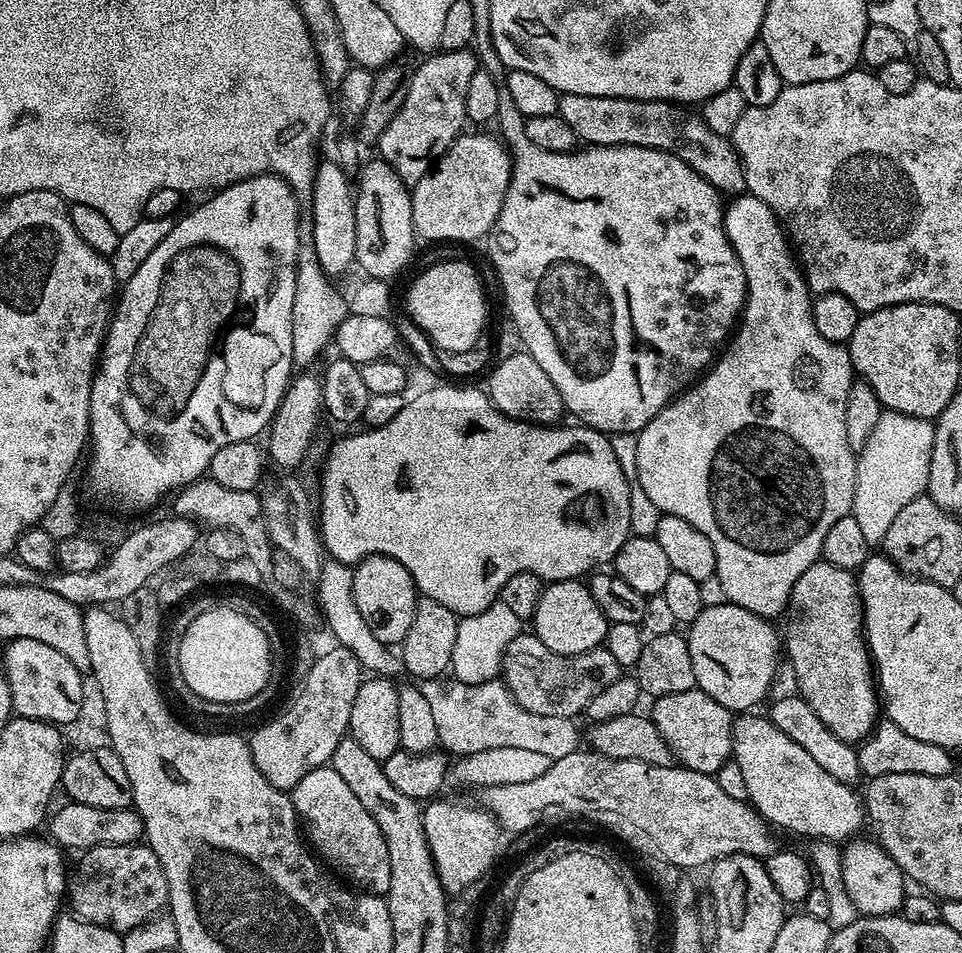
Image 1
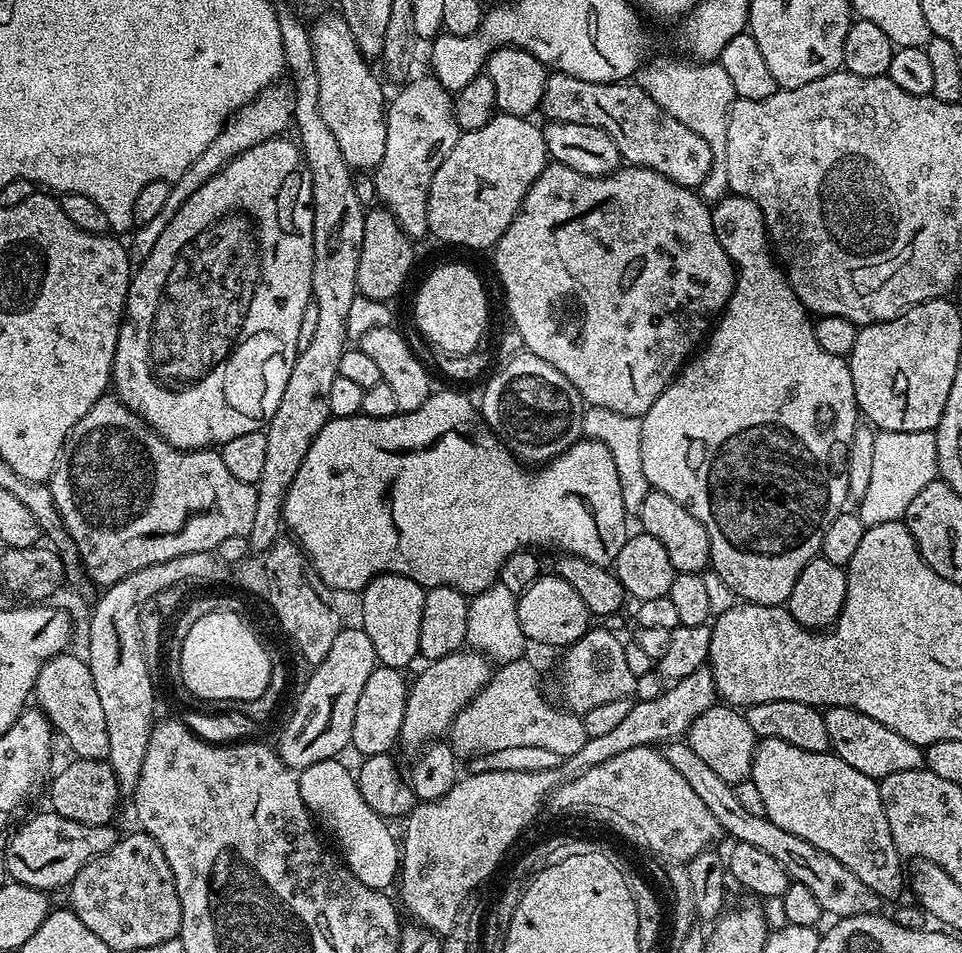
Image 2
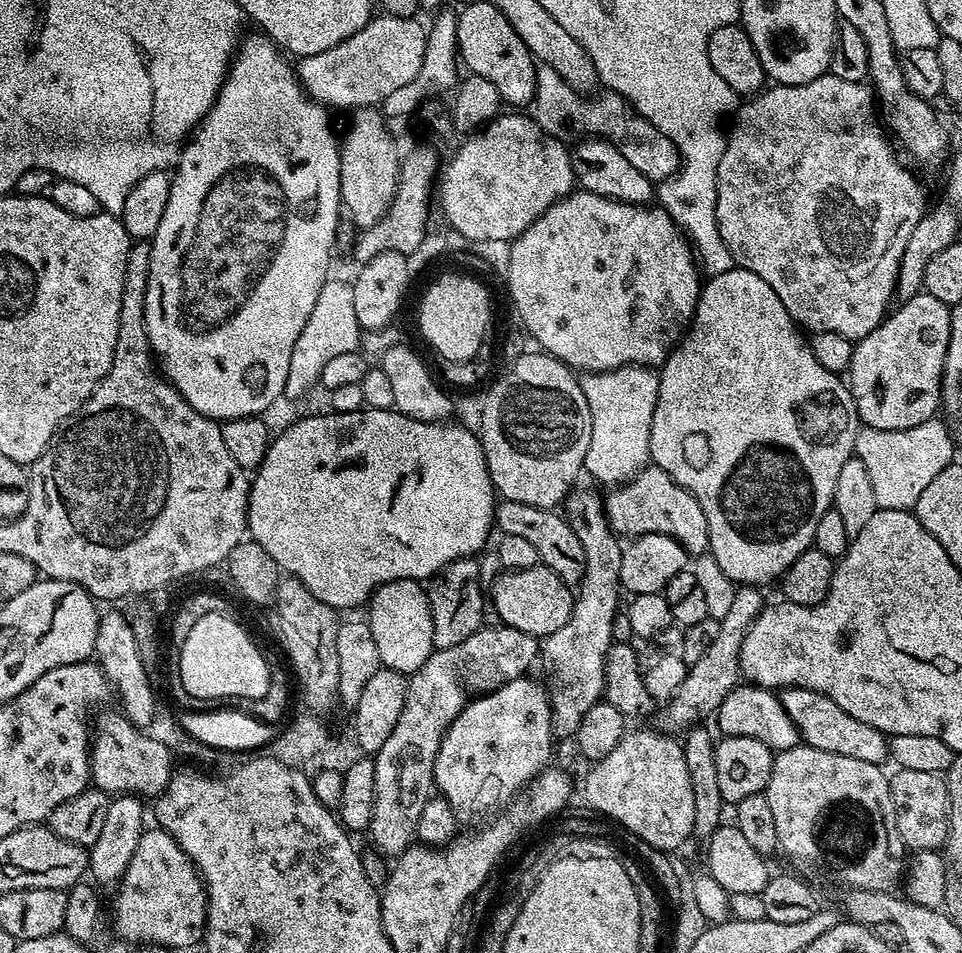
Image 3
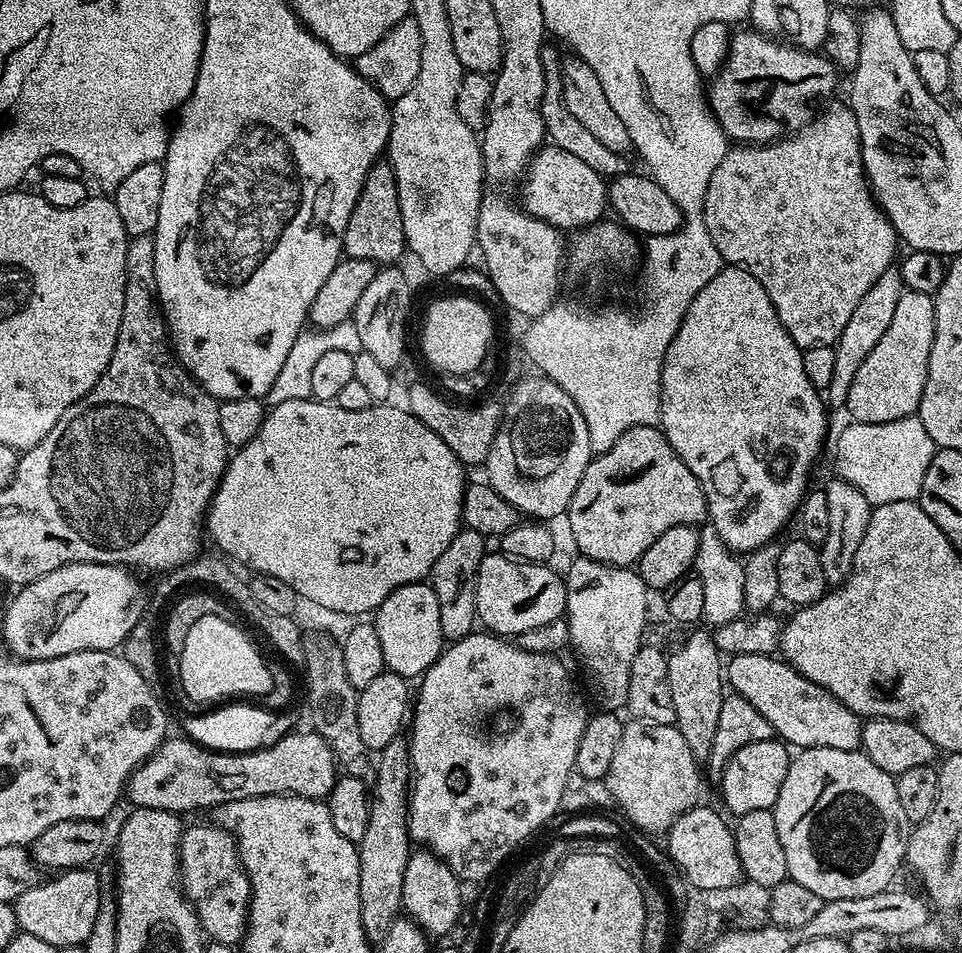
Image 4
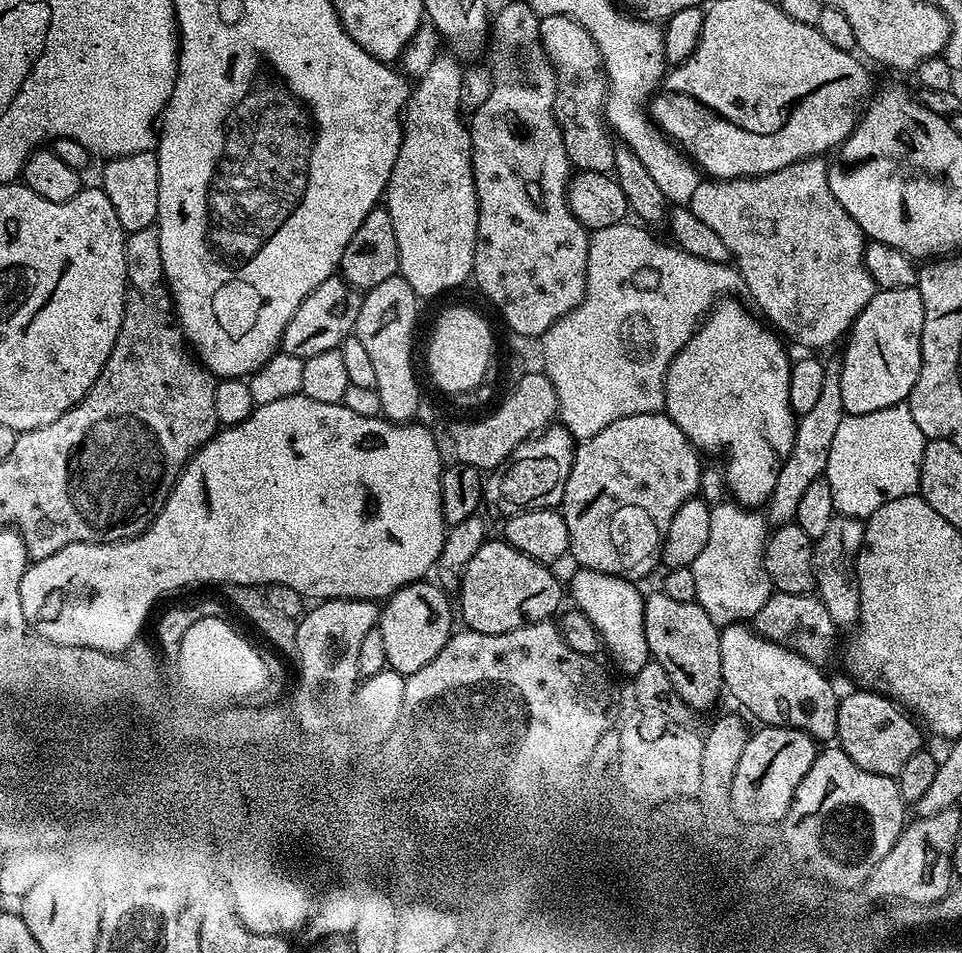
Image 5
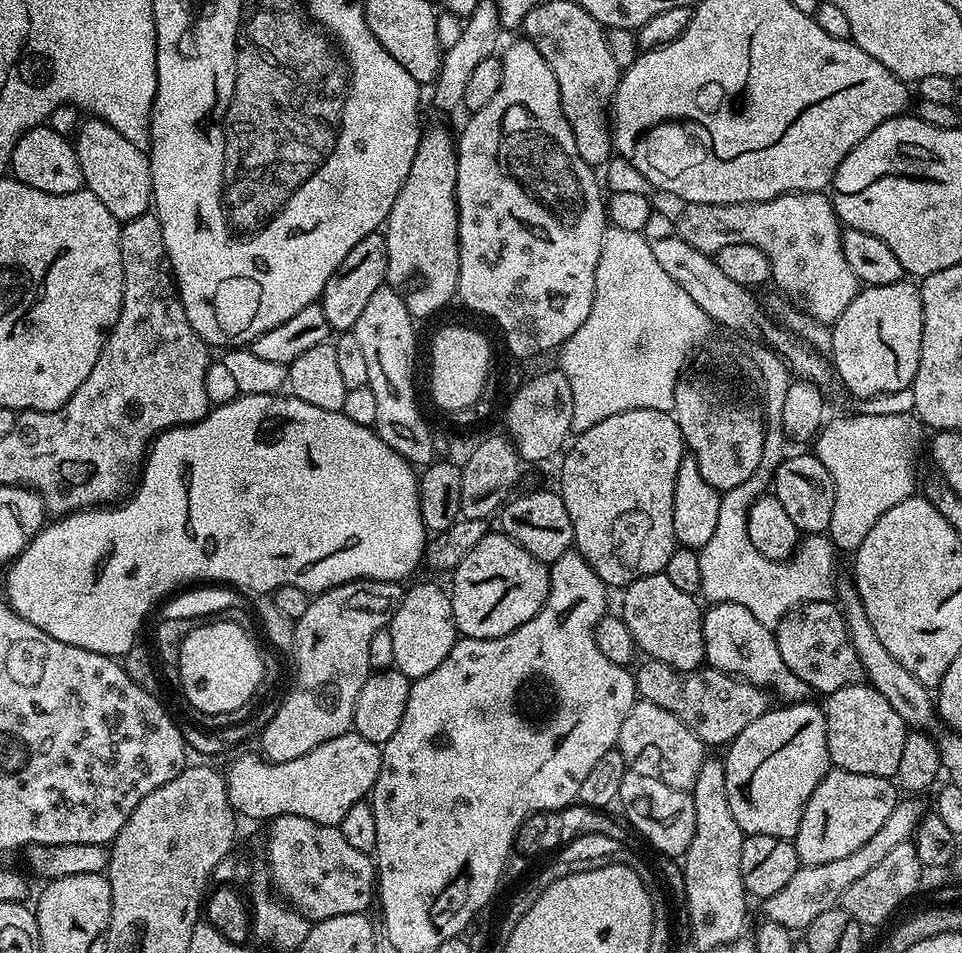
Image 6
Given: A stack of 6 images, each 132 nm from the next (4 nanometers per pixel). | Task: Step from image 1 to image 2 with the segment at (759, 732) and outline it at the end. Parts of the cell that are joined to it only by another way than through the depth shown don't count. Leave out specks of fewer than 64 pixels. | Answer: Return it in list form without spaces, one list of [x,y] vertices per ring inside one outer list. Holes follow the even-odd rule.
[[[782,738],[757,739],[750,778],[754,786],[758,786],[762,803],[766,806],[766,816],[770,818],[770,822],[774,822],[774,826],[782,826],[782,830],[787,830],[789,834],[806,838],[810,846],[826,850],[826,854],[842,862],[847,870],[852,870],[870,890],[885,901],[892,900],[900,891],[905,891],[906,872],[902,867],[900,852],[894,846],[894,838],[890,834],[890,822],[886,822],[886,810],[882,806],[877,781],[854,770],[850,762],[842,762],[842,758],[838,758],[831,750],[802,750],[798,746],[790,746],[790,742],[782,742]]]

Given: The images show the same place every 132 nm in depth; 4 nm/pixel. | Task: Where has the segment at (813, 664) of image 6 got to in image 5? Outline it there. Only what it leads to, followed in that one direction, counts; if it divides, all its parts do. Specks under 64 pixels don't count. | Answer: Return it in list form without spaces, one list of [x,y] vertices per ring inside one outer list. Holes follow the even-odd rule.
[[[773,591],[772,596],[758,610],[754,621],[754,630],[762,638],[806,658],[806,662],[817,666],[825,666],[832,660],[836,652],[836,635],[838,629],[826,606],[815,594],[803,592],[802,594],[786,594],[785,592]]]

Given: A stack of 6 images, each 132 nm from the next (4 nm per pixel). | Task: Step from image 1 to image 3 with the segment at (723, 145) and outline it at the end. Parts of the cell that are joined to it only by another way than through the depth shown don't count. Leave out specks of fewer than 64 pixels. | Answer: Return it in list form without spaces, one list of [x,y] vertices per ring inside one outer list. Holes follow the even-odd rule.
[[[540,64],[534,72],[534,87],[530,115],[546,134],[565,142],[576,142],[581,138],[603,138],[609,140],[637,170],[653,182],[669,180],[682,167],[680,151],[646,118],[636,115],[628,102],[617,92],[607,90],[589,98],[575,92],[568,83],[550,66]],[[601,95],[601,96],[600,96]],[[593,99],[593,100],[592,100]]]

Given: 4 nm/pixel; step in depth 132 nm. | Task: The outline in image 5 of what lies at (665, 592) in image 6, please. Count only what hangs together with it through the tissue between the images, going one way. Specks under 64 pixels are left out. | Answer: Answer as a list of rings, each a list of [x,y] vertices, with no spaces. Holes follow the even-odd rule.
[[[662,590],[644,596],[644,633],[648,655],[670,678],[678,698],[700,714],[716,704],[724,692],[720,628],[695,600],[677,602]]]

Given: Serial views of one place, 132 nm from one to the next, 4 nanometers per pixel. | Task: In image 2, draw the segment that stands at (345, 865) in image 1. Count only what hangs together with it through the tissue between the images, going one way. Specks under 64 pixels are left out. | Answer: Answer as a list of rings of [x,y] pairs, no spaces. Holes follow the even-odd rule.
[[[333,758],[299,769],[302,802],[306,802],[317,825],[332,835],[344,865],[352,871],[354,878],[358,878],[358,882],[371,888],[391,889],[391,884],[393,887],[397,883],[400,874],[401,845],[397,833],[395,836],[388,829],[389,821],[385,817],[366,806],[366,798],[362,798],[358,790],[353,769],[348,769],[342,761]]]

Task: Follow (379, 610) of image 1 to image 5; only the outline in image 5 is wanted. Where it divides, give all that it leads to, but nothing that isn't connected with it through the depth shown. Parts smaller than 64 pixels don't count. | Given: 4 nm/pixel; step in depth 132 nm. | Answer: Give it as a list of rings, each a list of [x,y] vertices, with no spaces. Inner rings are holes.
[[[417,582],[399,588],[393,596],[383,601],[379,613],[378,627],[386,645],[388,667],[405,678],[414,674],[414,670],[422,670],[422,666],[426,666],[426,662],[430,662],[430,658],[446,646],[454,631],[454,604],[448,601],[449,593],[435,583],[428,583]]]

